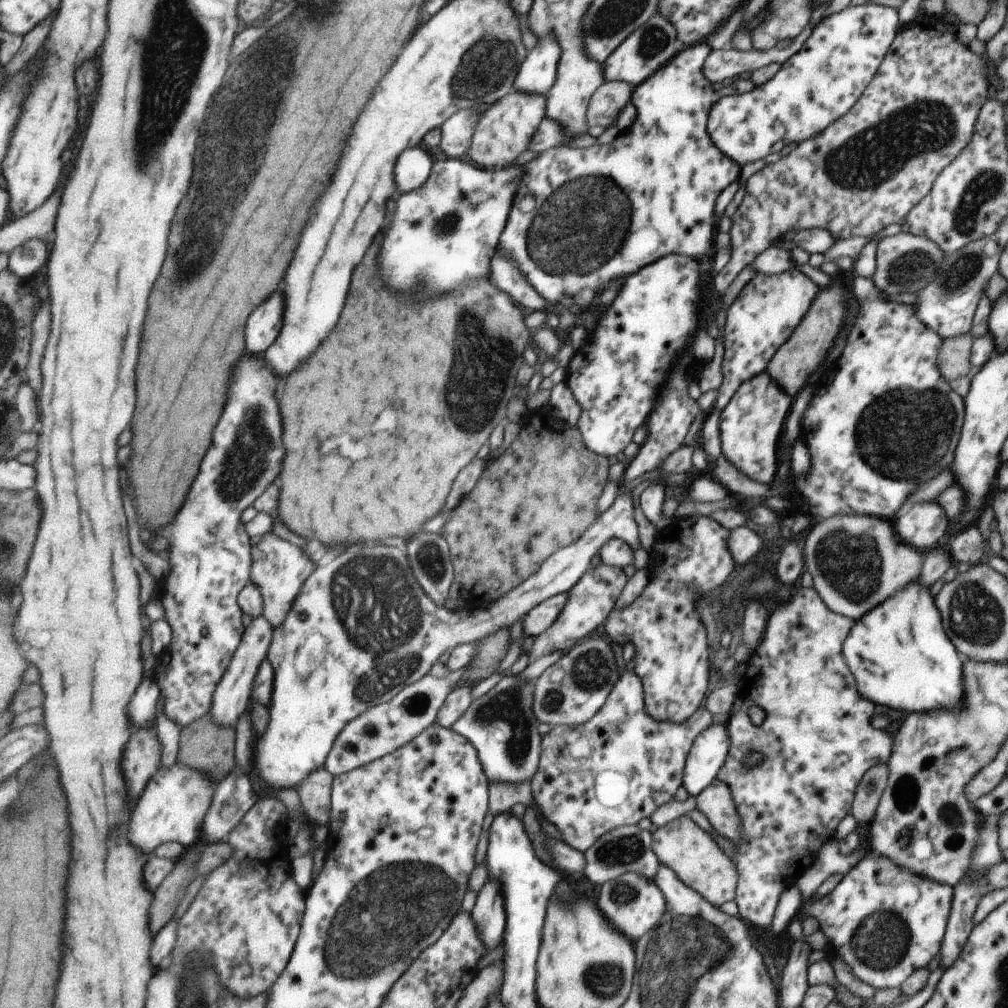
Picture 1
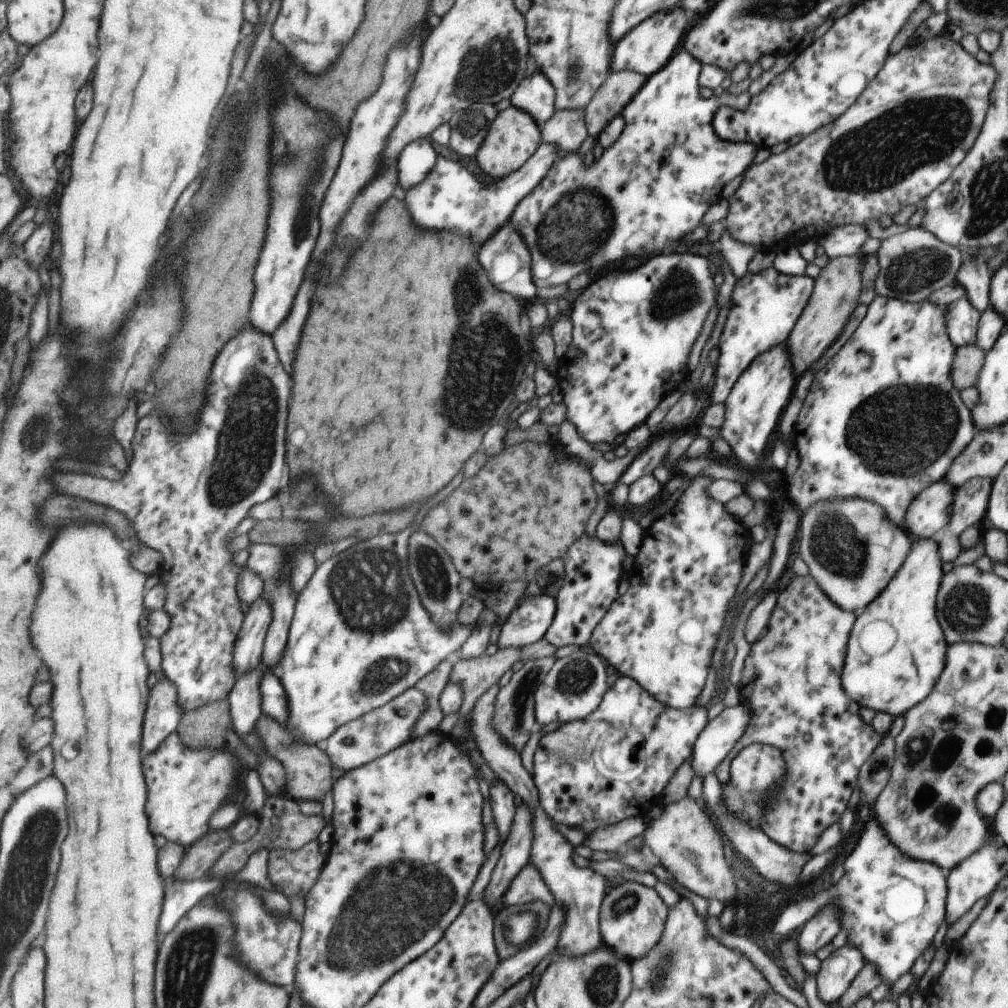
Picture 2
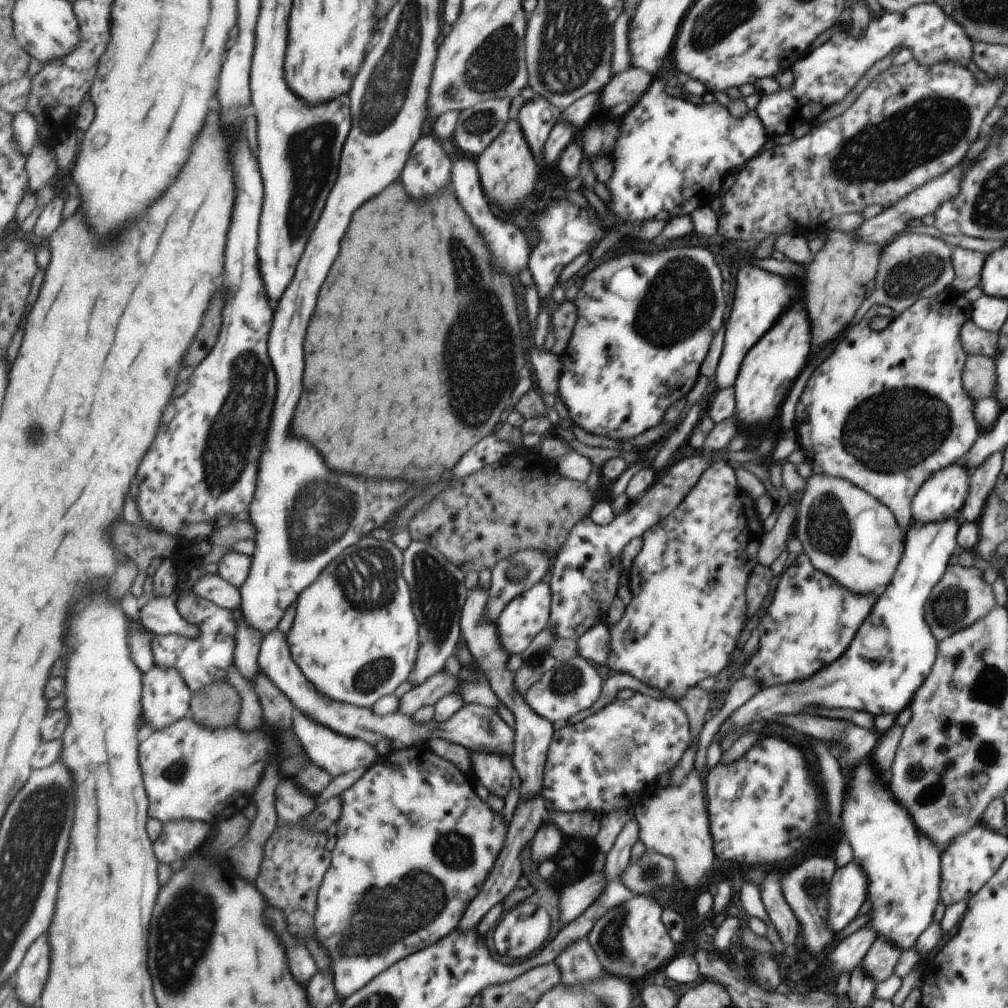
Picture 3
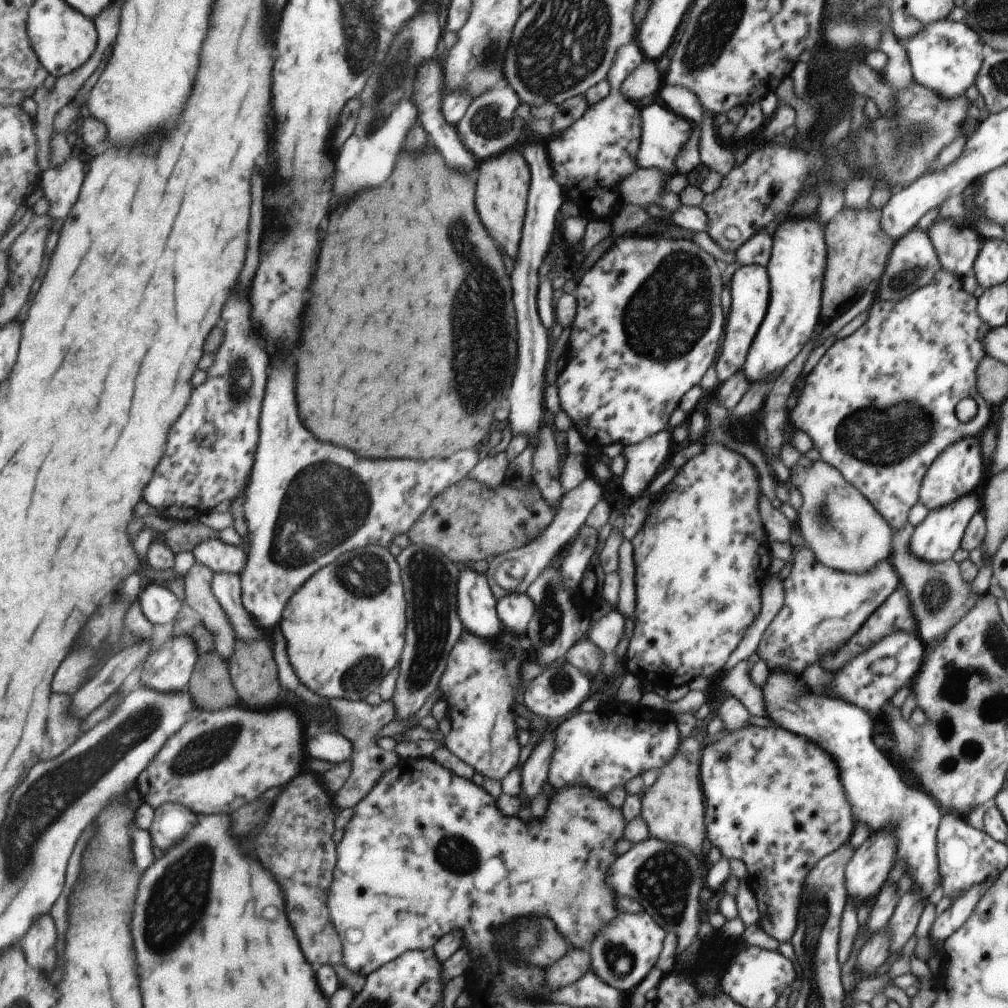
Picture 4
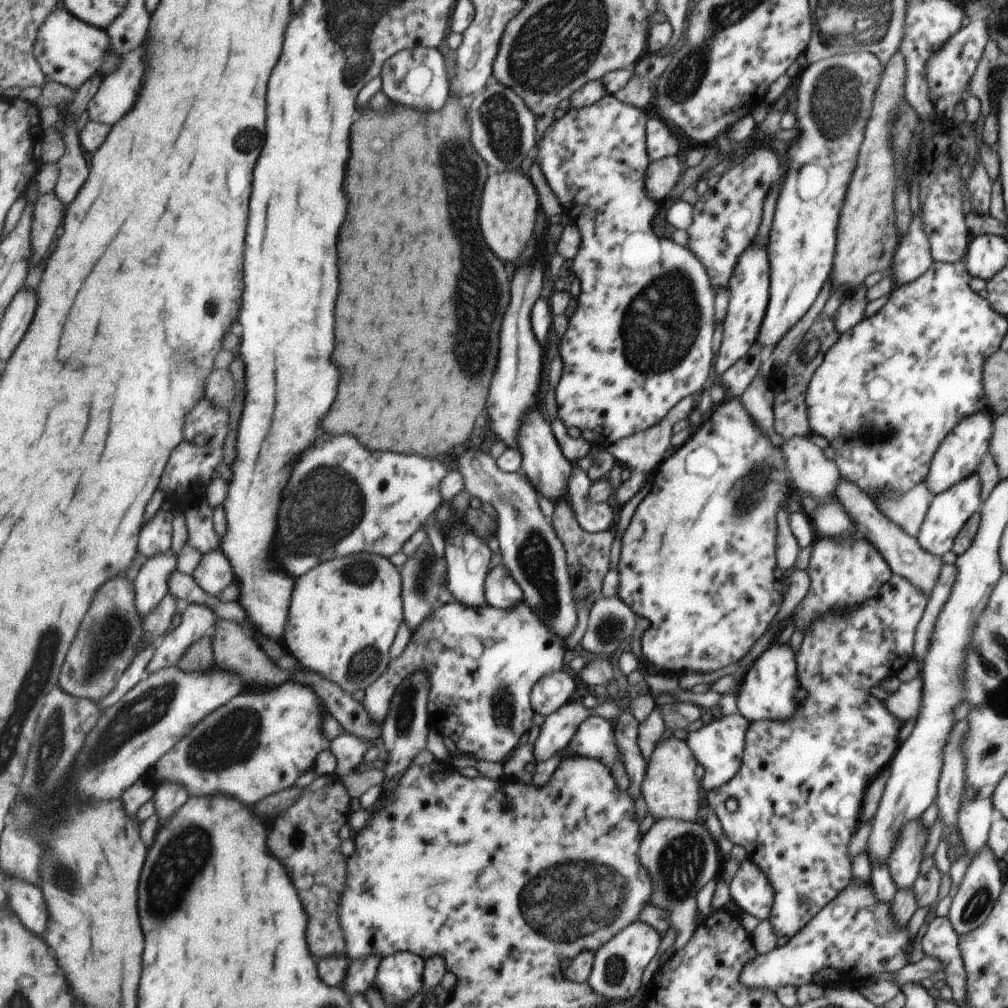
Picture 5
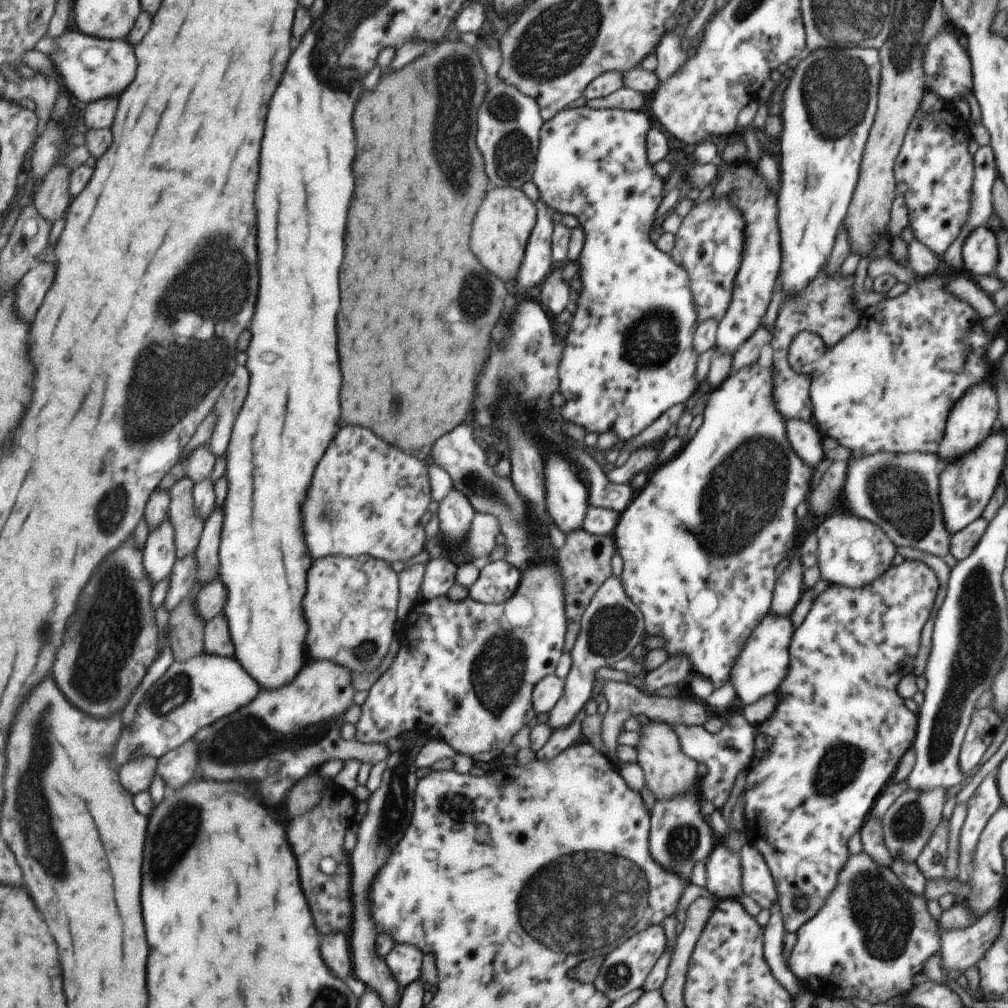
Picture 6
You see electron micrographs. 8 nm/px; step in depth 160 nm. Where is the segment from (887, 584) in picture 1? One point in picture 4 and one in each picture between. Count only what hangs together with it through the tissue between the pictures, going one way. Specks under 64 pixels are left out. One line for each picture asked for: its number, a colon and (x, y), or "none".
2: (847, 543)
3: (847, 535)
4: (845, 533)

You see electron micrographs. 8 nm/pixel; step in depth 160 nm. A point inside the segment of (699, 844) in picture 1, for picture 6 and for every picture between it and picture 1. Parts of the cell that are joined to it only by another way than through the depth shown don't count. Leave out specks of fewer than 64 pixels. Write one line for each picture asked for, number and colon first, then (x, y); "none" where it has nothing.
2: (682, 839)
3: (673, 823)
4: (672, 807)
5: (669, 787)
6: (667, 771)

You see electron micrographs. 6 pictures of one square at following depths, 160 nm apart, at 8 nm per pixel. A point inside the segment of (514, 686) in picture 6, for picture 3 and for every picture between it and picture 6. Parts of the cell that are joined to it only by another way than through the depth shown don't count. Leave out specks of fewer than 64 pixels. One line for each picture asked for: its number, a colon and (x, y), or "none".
3: (496, 772)
4: (481, 684)
5: (482, 663)

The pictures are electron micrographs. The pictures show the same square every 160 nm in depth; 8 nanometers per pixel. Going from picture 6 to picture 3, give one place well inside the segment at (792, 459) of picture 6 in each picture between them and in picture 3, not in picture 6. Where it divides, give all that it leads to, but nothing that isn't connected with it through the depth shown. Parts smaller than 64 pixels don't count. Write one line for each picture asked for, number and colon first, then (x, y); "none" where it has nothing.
3: (675, 631)
4: (699, 556)
5: (696, 561)

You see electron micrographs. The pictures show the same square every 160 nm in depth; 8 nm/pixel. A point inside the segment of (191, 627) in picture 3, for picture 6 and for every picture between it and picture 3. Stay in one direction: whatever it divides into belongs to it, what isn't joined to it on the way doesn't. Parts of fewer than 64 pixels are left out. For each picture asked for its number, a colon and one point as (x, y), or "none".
4: (158, 603)
5: (152, 584)
6: (160, 556)

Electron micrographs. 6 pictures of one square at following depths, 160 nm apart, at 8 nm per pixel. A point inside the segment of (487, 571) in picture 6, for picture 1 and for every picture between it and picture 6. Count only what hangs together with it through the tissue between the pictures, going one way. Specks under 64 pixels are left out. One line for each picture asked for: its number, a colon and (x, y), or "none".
1: (543, 617)
2: (528, 622)
3: (527, 616)
4: (515, 610)
5: (502, 591)

